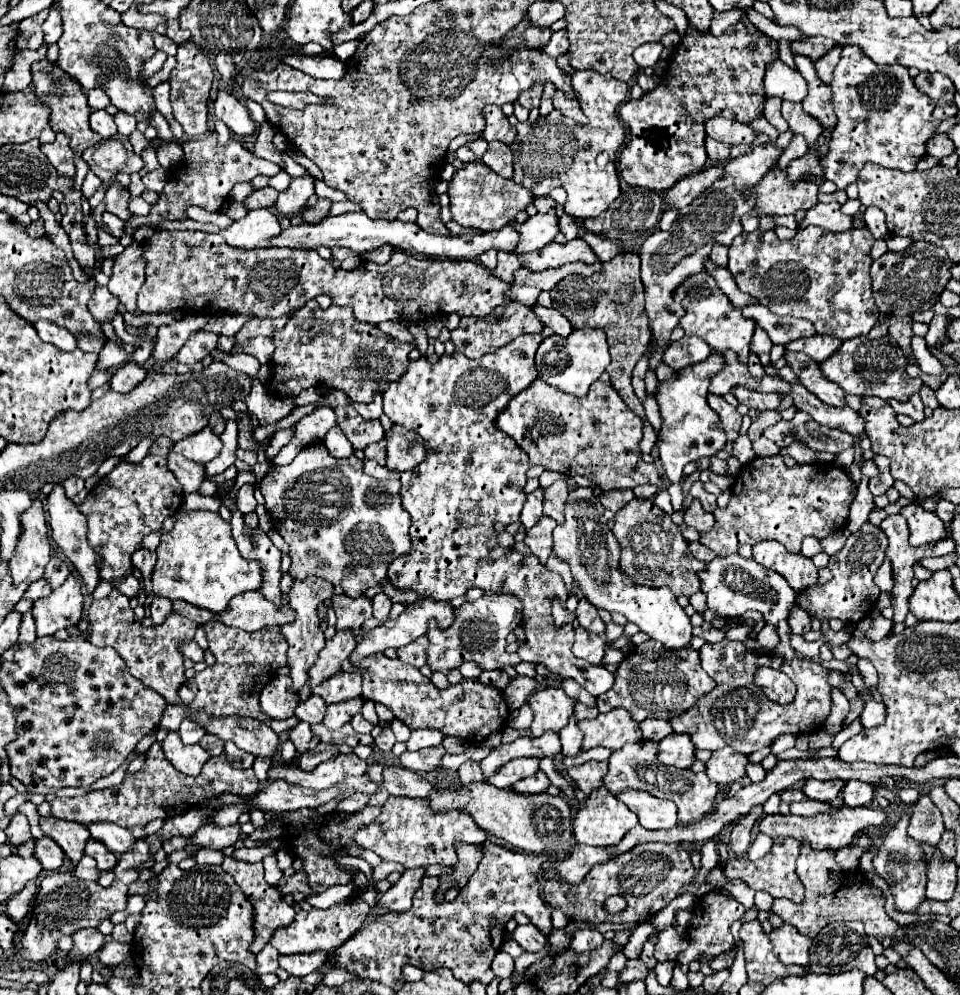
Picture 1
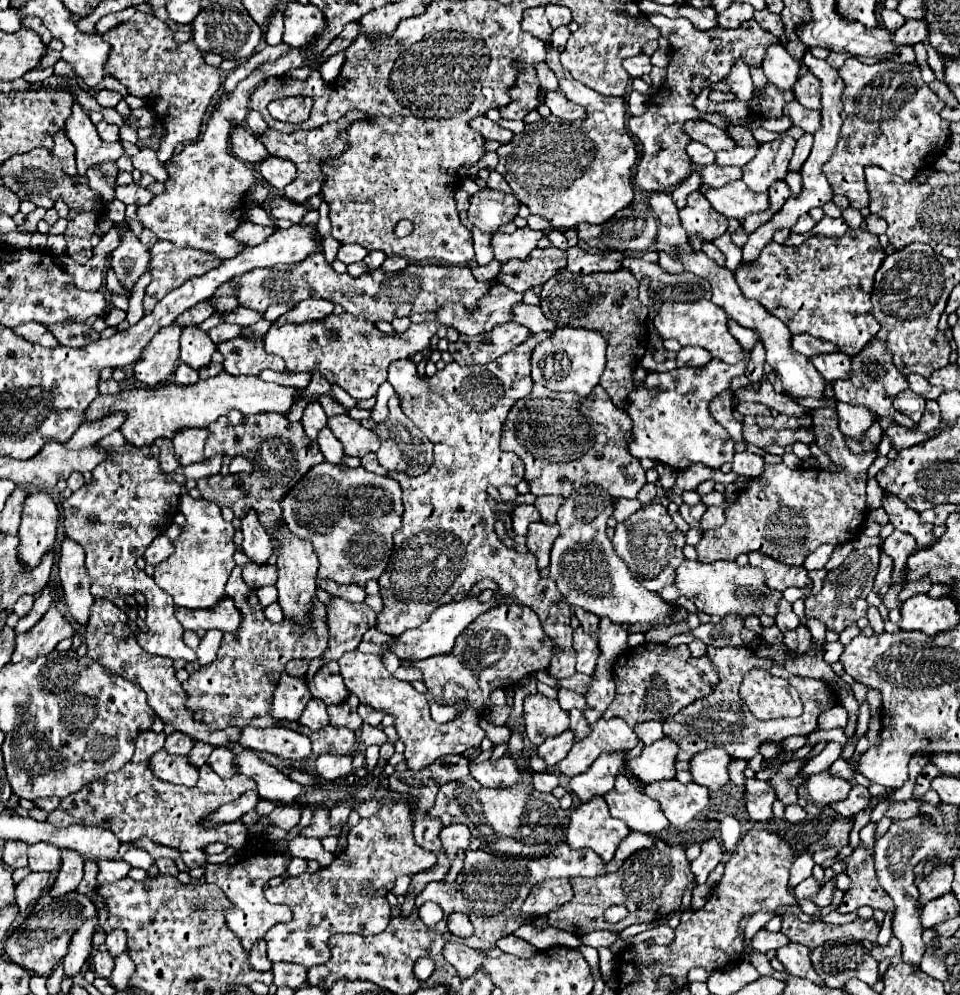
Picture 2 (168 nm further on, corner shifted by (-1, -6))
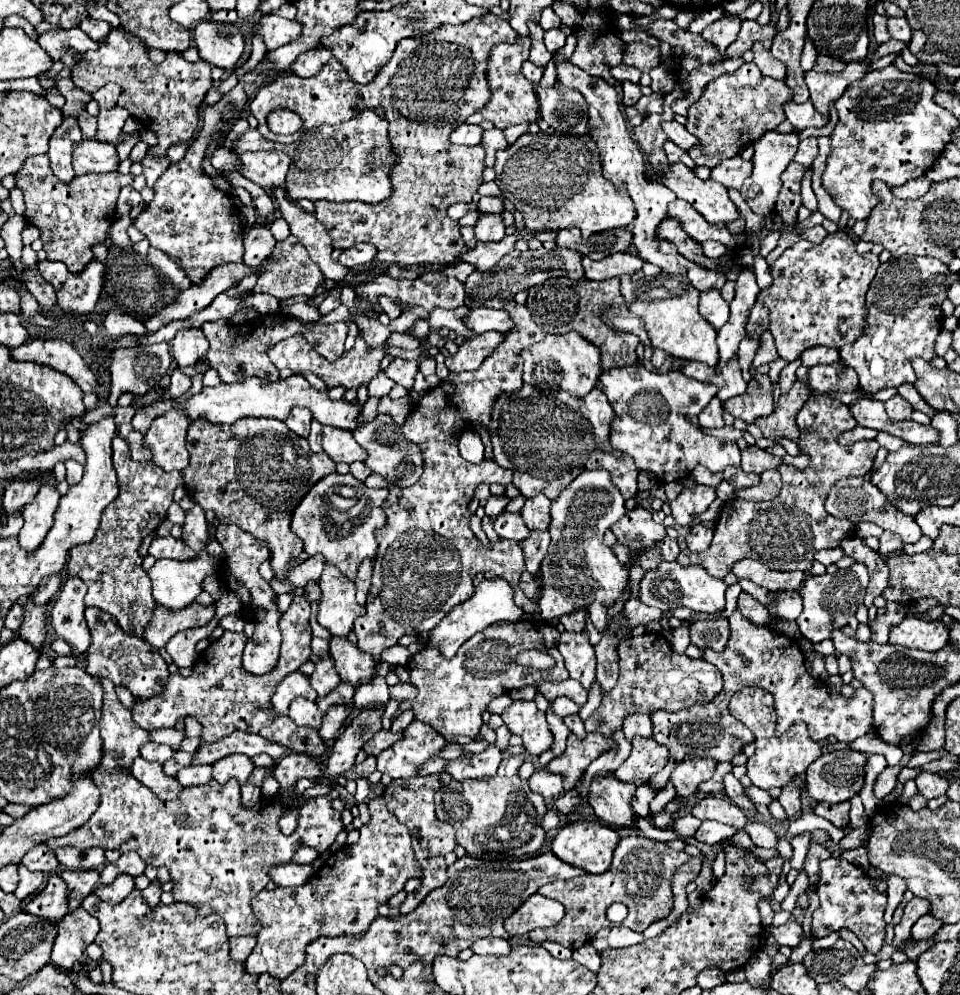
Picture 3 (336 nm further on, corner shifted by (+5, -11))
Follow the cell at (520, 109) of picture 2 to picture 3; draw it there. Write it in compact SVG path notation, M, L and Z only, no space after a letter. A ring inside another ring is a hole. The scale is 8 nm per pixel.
M517 35L515 43L499 43L489 53L485 75L491 89L491 99L479 113L483 115L483 119L491 121L497 129L507 129L519 123L533 123L539 119L539 103L533 85L521 73L521 63L529 57L529 47L531 47L531 39Z

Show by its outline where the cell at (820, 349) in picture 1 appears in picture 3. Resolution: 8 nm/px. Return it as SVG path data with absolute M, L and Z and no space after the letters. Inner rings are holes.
M841 361L811 367L807 383L813 391L819 391L819 393L833 393L833 391L845 393L845 391L859 389L857 373L849 367L845 367Z

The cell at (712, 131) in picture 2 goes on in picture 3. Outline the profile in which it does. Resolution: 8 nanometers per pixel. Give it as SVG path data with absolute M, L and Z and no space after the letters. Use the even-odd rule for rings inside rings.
M673 119L673 121L663 121L661 127L663 127L663 131L667 133L667 137L669 137L677 147L681 147L681 149L685 149L685 151L689 151L689 147L693 147L693 145L697 143L697 137L691 135L691 133L685 129L685 125L677 123L675 119Z

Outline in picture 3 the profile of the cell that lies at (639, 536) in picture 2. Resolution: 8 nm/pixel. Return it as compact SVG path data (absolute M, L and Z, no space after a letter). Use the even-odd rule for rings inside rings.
M643 507L631 509L625 513L625 517L621 517L611 531L615 533L617 541L627 545L633 551L631 557L631 565L635 561L641 561L641 567L645 571L653 571L653 567L657 567L657 563L661 563L661 555L655 549L655 543L661 541L665 537L665 527L661 523L655 523L651 513Z

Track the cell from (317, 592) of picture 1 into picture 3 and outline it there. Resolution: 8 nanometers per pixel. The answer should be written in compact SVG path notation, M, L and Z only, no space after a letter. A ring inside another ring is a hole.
M207 419L191 421L187 429L187 449L191 455L189 467L183 469L185 489L187 493L199 503L205 511L213 509L221 523L239 525L243 531L251 533L253 537L267 541L271 551L271 565L277 579L287 575L287 563L299 557L303 551L301 539L291 533L291 515L301 499L309 493L309 489L335 471L335 463L325 453L313 453L305 437L293 435L283 421L277 419L239 419L231 425L209 423Z

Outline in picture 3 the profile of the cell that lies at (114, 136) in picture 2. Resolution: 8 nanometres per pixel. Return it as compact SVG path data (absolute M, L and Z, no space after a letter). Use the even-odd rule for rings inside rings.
M123 107L101 109L99 115L97 115L97 119L99 119L97 139L105 141L105 143L117 143L127 117L129 117L129 111L123 109Z

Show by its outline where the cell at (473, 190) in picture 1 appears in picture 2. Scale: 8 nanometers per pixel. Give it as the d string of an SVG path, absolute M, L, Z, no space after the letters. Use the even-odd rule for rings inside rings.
M483 188L471 196L471 206L467 210L469 222L481 232L495 234L501 226L513 222L519 212L519 200L513 194L503 194L499 190Z

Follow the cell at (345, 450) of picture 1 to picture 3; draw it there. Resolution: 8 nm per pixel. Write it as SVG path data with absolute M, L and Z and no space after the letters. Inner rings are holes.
M315 419L311 421L311 433L309 433L307 441L309 441L309 447L311 447L313 453L323 451L323 449L321 449L321 423L317 423Z

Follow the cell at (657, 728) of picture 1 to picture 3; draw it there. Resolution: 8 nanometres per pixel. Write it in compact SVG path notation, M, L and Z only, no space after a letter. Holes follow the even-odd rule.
M627 715L627 719L623 721L623 733L627 739L633 739L635 735L641 735L641 737L651 737L653 733L653 725L651 725L651 719L649 715Z

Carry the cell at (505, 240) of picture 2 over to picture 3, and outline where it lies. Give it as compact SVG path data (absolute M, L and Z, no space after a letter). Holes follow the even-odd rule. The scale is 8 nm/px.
M507 235L499 243L477 243L473 249L465 251L459 261L473 265L477 271L489 271L489 267L495 267L503 255L513 251L515 235Z

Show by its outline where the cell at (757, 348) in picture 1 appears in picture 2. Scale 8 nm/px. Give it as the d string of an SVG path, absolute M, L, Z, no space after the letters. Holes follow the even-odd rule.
M729 320L729 324L731 324L731 332L735 334L735 338L741 342L741 346L743 346L745 350L753 350L753 346L761 342L761 336L759 336L755 330L743 328L743 326L739 326L735 320Z

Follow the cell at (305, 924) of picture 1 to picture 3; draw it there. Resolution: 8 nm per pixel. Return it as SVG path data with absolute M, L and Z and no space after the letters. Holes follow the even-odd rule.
M373 797L369 803L371 821L363 825L361 837L353 845L345 845L343 849L331 853L327 861L323 863L323 869L315 871L313 877L299 885L299 887L277 887L273 891L259 891L259 895L253 897L251 907L261 923L261 931L257 933L257 945L253 953L245 961L245 971L251 975L267 973L275 979L285 979L289 973L295 971L297 965L305 961L305 947L315 941L321 935L337 937L337 935L359 935L365 933L369 923L377 917L377 907L383 903L389 903L389 899L403 889L407 879L419 877L421 869L411 849L411 835L405 825L397 821L393 813L387 811L383 797Z

